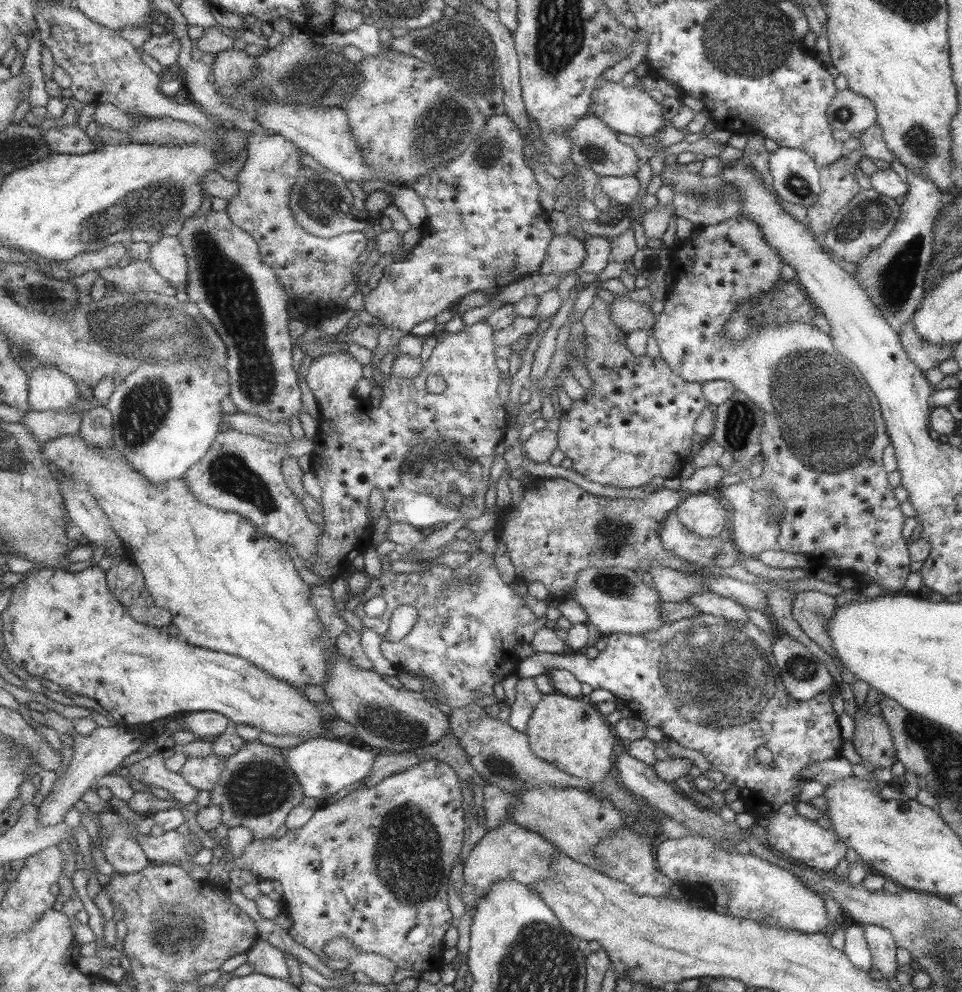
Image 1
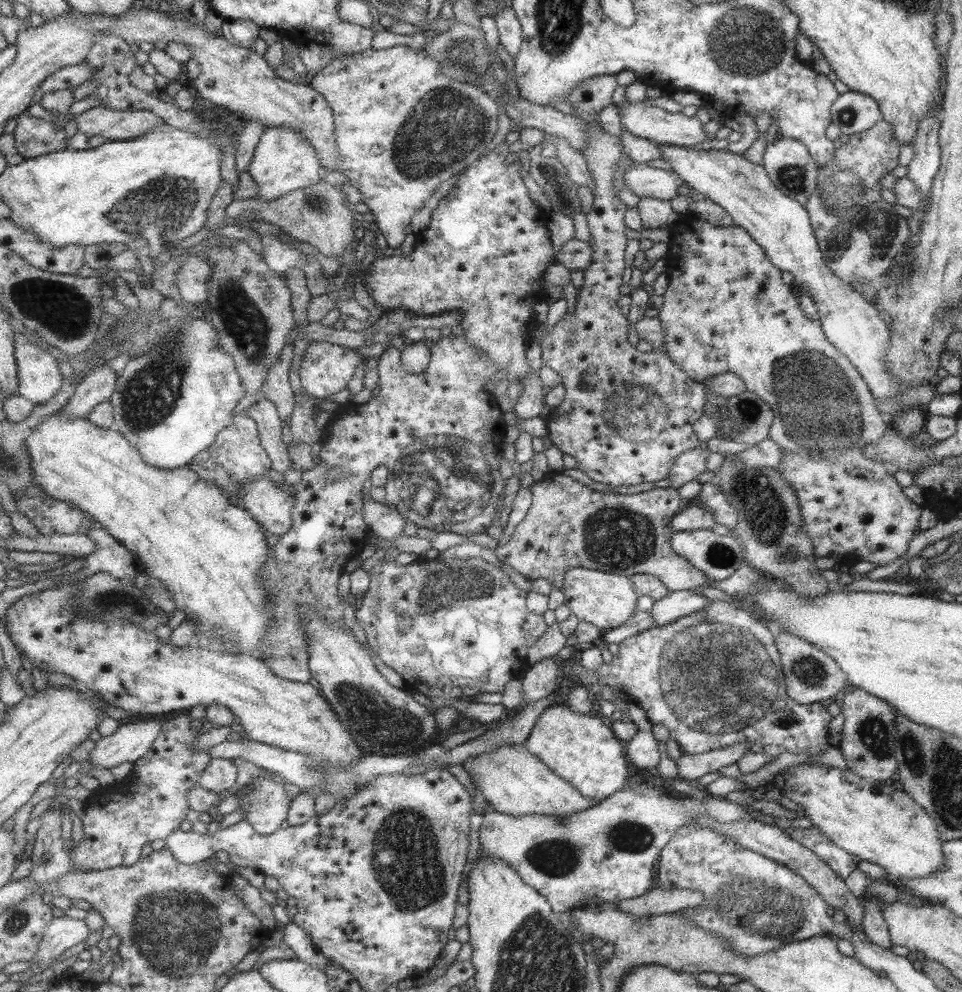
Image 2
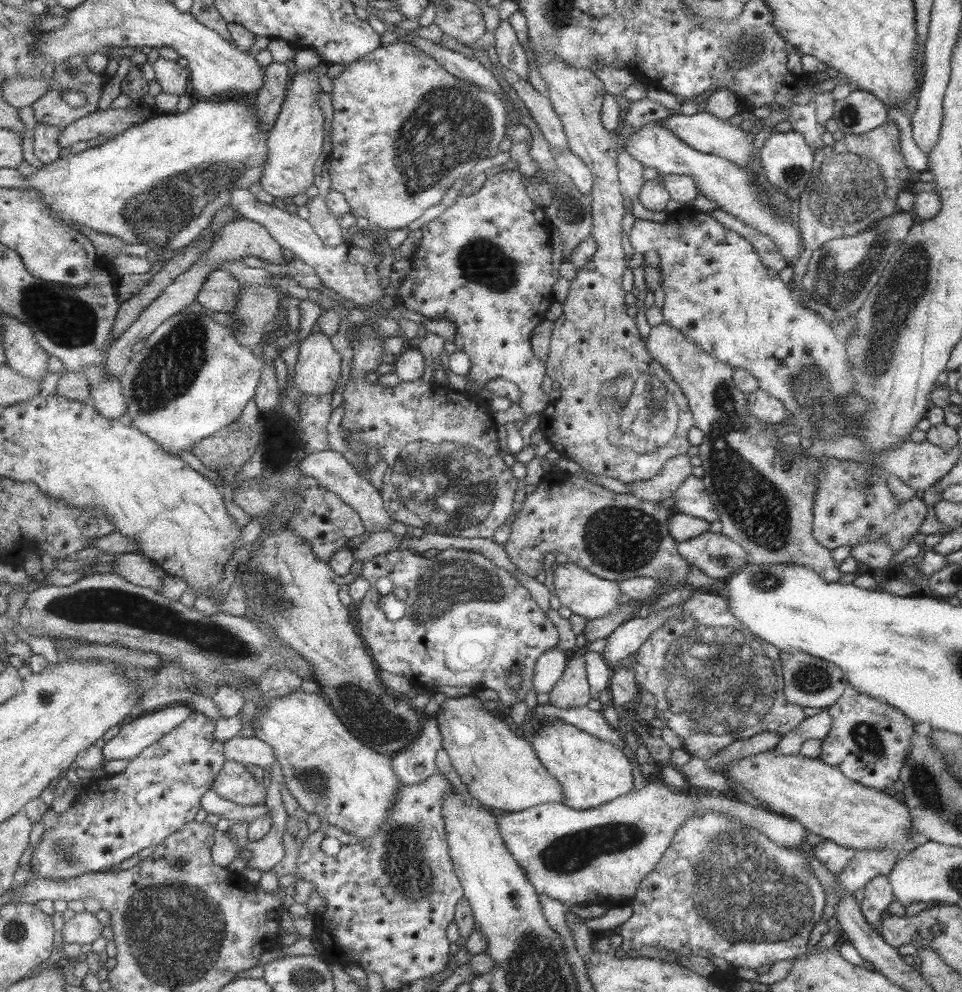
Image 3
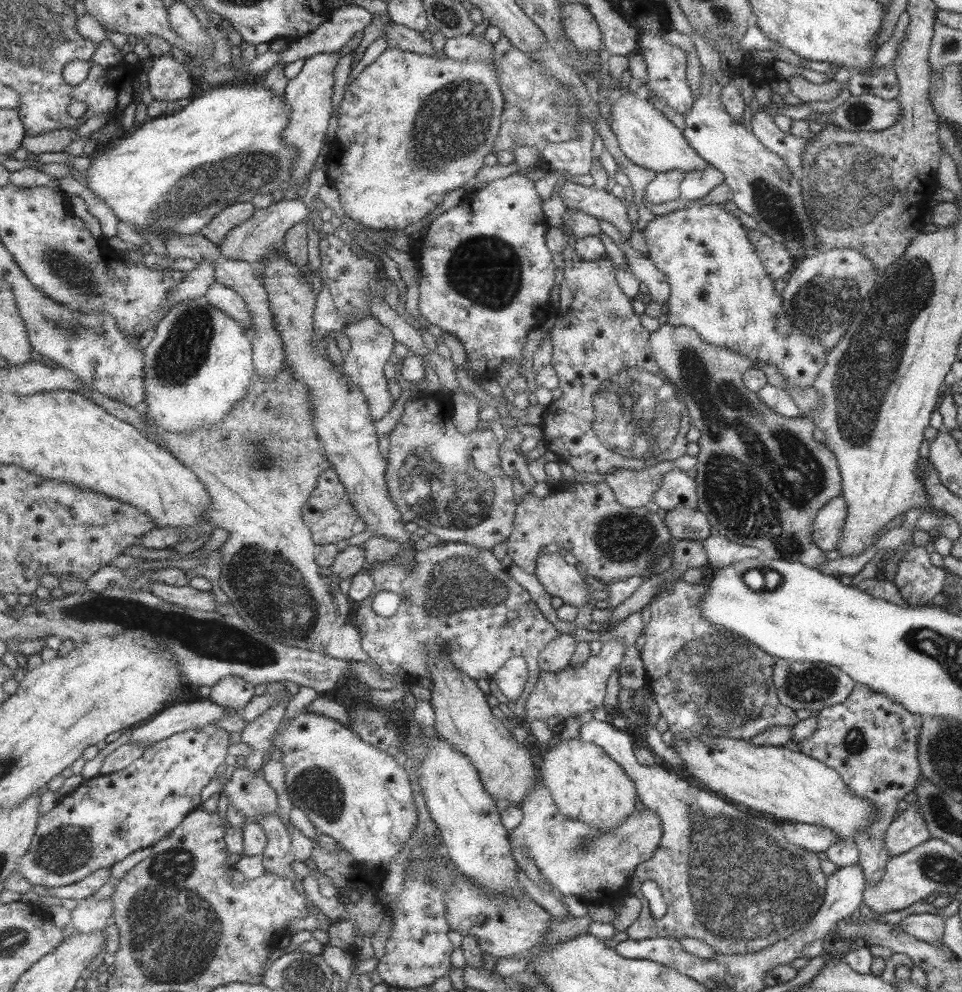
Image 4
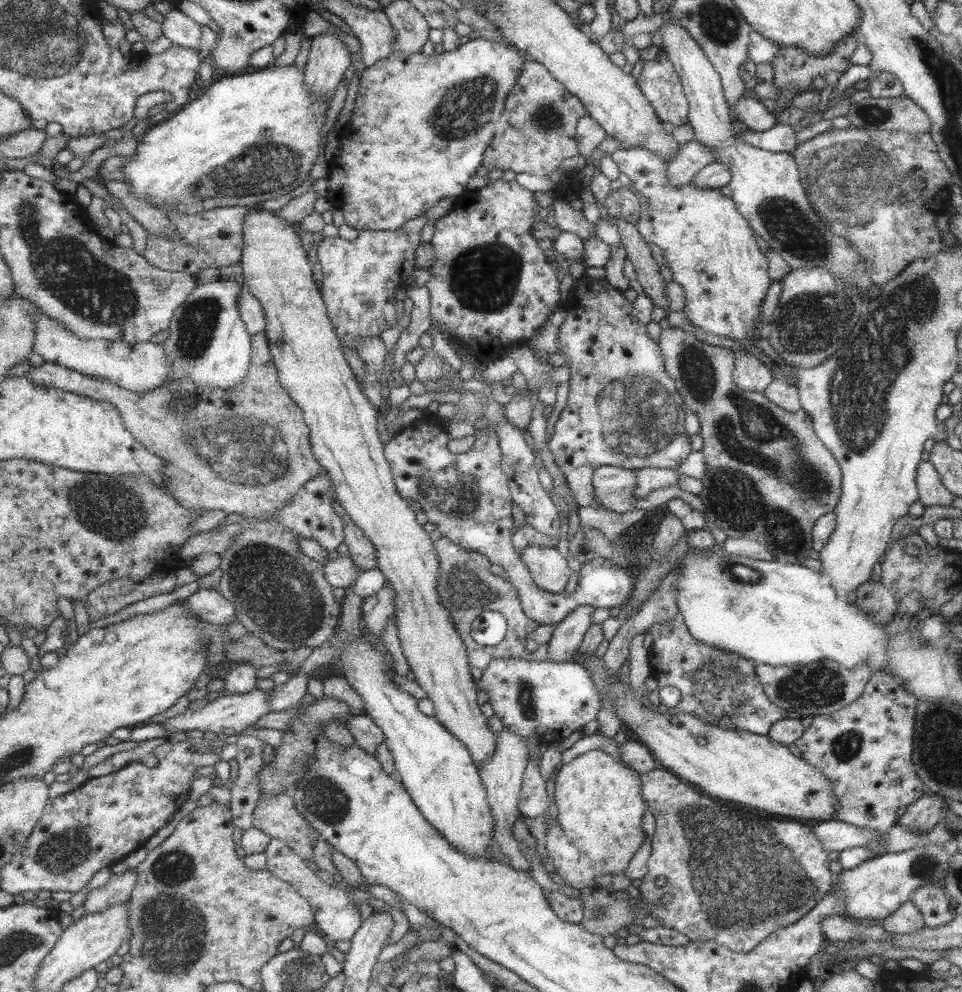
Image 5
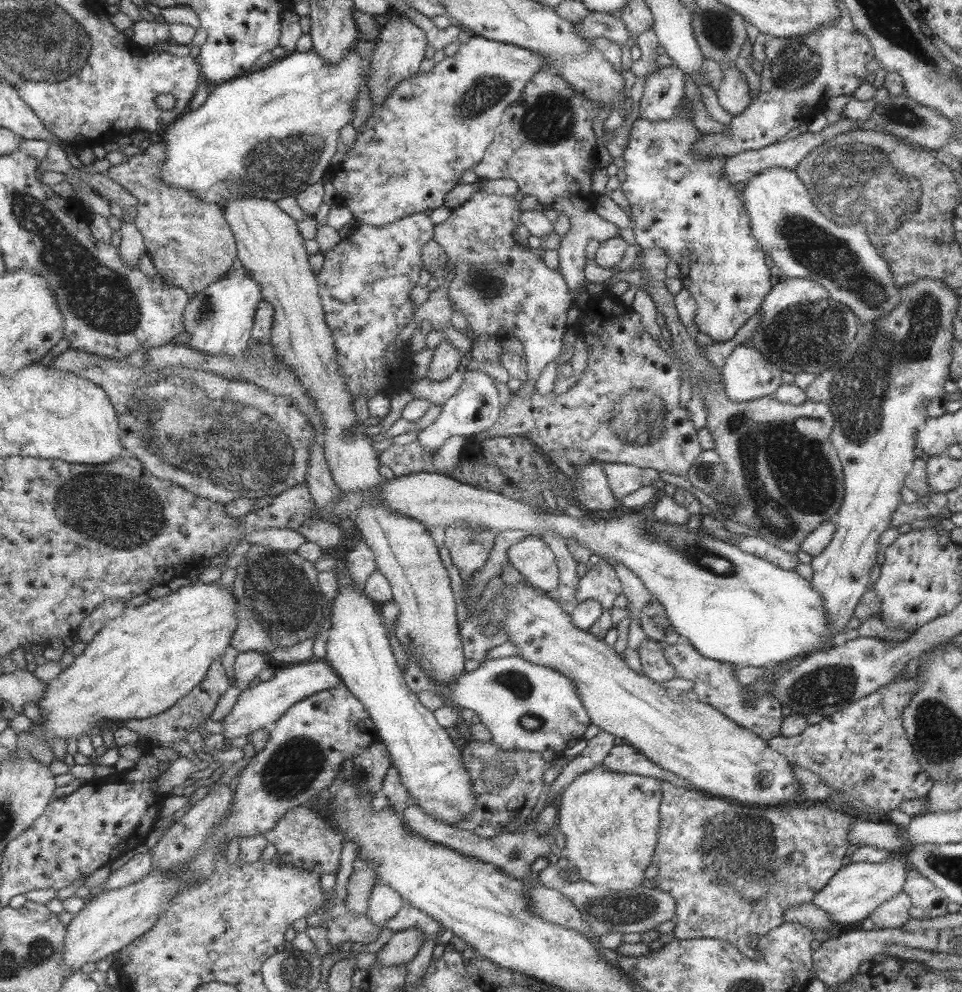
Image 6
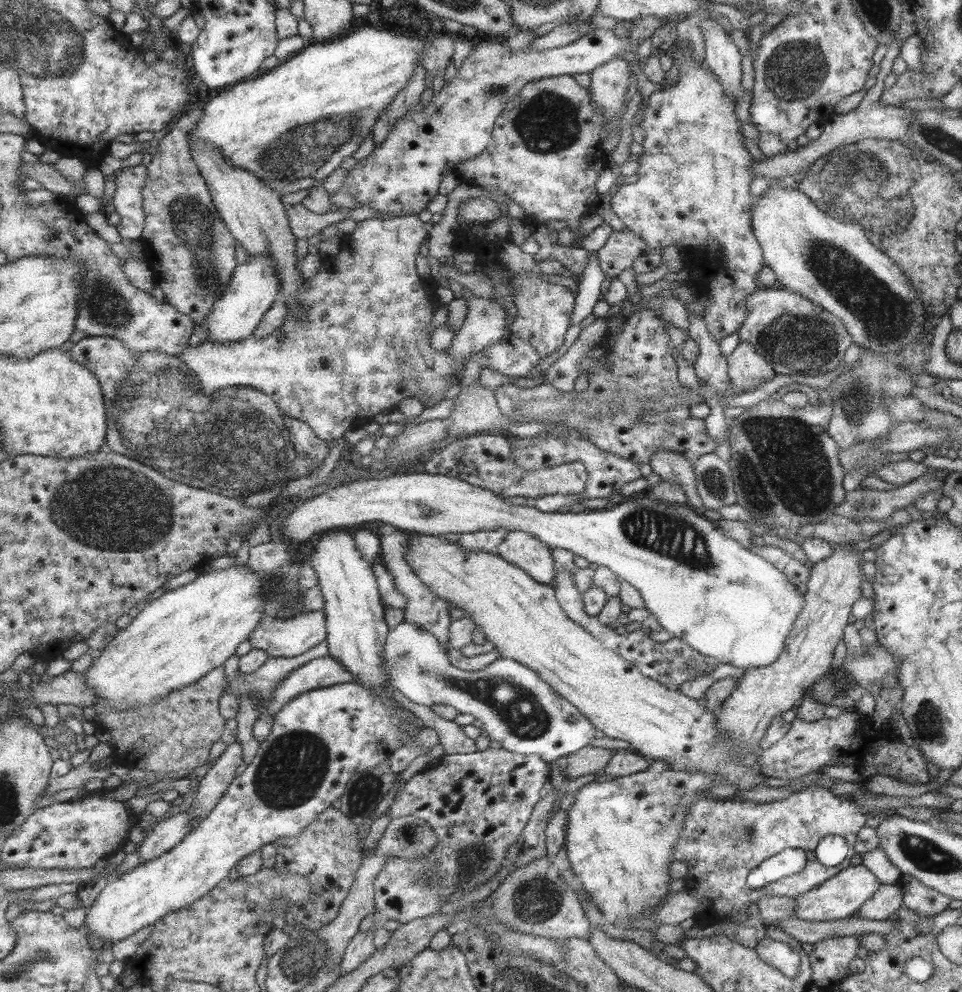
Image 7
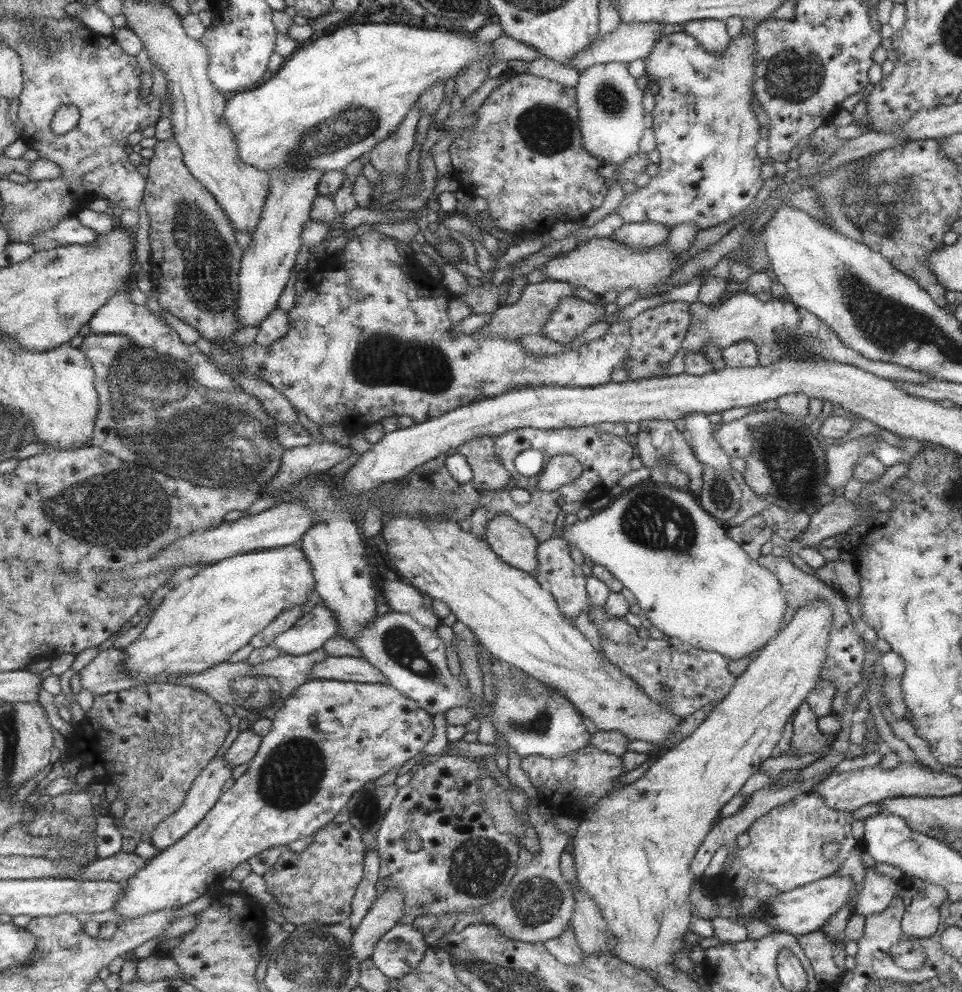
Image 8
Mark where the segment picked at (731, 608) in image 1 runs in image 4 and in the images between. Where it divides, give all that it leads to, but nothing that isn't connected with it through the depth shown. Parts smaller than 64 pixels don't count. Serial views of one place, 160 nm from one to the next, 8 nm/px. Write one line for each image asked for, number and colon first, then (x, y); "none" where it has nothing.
2: (676, 604)
3: (626, 639)
4: (573, 691)

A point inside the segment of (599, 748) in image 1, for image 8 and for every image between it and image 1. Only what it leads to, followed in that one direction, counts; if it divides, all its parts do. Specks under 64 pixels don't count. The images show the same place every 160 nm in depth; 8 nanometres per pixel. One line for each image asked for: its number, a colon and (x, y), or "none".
2: (584, 752)
3: (592, 772)
4: (586, 785)
5: (599, 801)
6: (609, 821)
7: (620, 834)
8: (632, 849)

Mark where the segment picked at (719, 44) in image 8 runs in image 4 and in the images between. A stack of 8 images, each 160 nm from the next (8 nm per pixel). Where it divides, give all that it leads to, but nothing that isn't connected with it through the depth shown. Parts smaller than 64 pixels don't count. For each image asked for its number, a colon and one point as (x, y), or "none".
4: (788, 146)
5: (751, 113)
6: (732, 94)
7: (720, 54)

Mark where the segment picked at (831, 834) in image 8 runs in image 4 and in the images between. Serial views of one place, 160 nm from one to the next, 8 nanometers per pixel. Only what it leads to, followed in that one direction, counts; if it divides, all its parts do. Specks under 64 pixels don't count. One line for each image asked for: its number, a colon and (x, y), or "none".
4: (733, 881)
5: (735, 875)
6: (724, 863)
7: (721, 841)

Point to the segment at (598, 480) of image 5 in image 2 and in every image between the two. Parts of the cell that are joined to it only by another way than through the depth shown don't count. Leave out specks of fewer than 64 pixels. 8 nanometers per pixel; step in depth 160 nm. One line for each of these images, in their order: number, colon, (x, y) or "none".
2: (691, 465)
3: (674, 471)
4: (632, 489)

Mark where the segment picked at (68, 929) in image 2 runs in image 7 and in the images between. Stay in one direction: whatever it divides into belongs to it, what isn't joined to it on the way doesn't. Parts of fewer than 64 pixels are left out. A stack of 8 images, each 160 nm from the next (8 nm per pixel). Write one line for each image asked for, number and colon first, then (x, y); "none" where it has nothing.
3: (84, 928)
4: (89, 916)
5: (119, 889)
6: (136, 869)
7: (165, 835)

